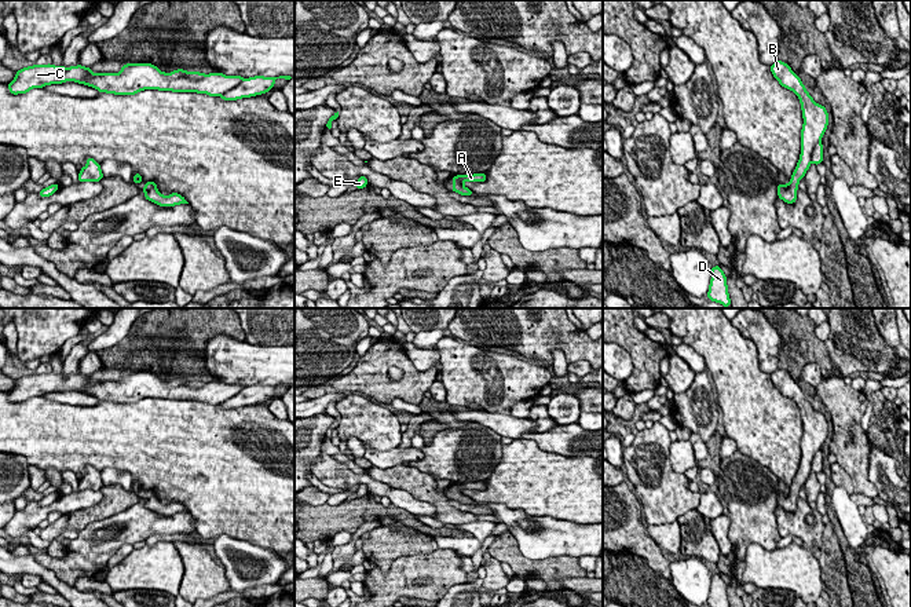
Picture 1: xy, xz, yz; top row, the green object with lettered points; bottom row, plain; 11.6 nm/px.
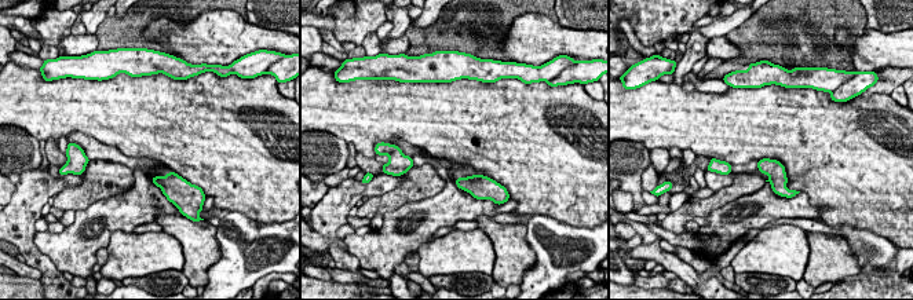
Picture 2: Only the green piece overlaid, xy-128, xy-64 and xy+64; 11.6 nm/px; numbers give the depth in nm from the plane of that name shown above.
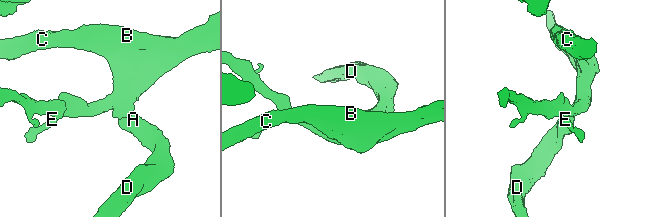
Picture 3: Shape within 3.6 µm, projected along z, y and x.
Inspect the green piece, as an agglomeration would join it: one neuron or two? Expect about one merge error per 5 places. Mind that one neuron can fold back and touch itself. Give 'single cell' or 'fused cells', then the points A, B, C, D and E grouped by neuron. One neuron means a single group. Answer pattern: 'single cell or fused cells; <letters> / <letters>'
single cell; A B C D E

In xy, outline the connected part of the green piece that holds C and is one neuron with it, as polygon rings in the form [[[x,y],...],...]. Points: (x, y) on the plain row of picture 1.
[[[127,372],[118,381],[94,381],[81,373],[33,373],[15,381],[8,391],[10,402],[26,402],[33,396],[74,390],[98,398],[100,402],[135,403],[144,398],[197,401],[209,405],[222,405],[223,409],[237,409],[268,401],[277,387],[289,390],[290,384],[264,385],[226,384],[223,381],[200,381],[183,377],[171,381],[161,380],[151,372]]]

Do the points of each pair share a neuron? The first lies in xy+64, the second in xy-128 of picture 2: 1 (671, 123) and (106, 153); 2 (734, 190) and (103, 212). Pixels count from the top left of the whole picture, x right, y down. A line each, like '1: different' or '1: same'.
1: different
2: different

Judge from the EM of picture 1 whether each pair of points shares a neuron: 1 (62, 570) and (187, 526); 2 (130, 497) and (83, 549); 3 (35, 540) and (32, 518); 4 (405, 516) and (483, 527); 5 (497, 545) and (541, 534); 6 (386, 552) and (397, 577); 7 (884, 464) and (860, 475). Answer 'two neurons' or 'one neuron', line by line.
1: one neuron
2: two neurons
3: two neurons
4: two neurons
5: two neurons
6: two neurons
7: two neurons

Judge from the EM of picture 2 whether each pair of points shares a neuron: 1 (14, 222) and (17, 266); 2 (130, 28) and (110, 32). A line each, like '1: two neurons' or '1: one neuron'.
1: two neurons
2: one neuron

